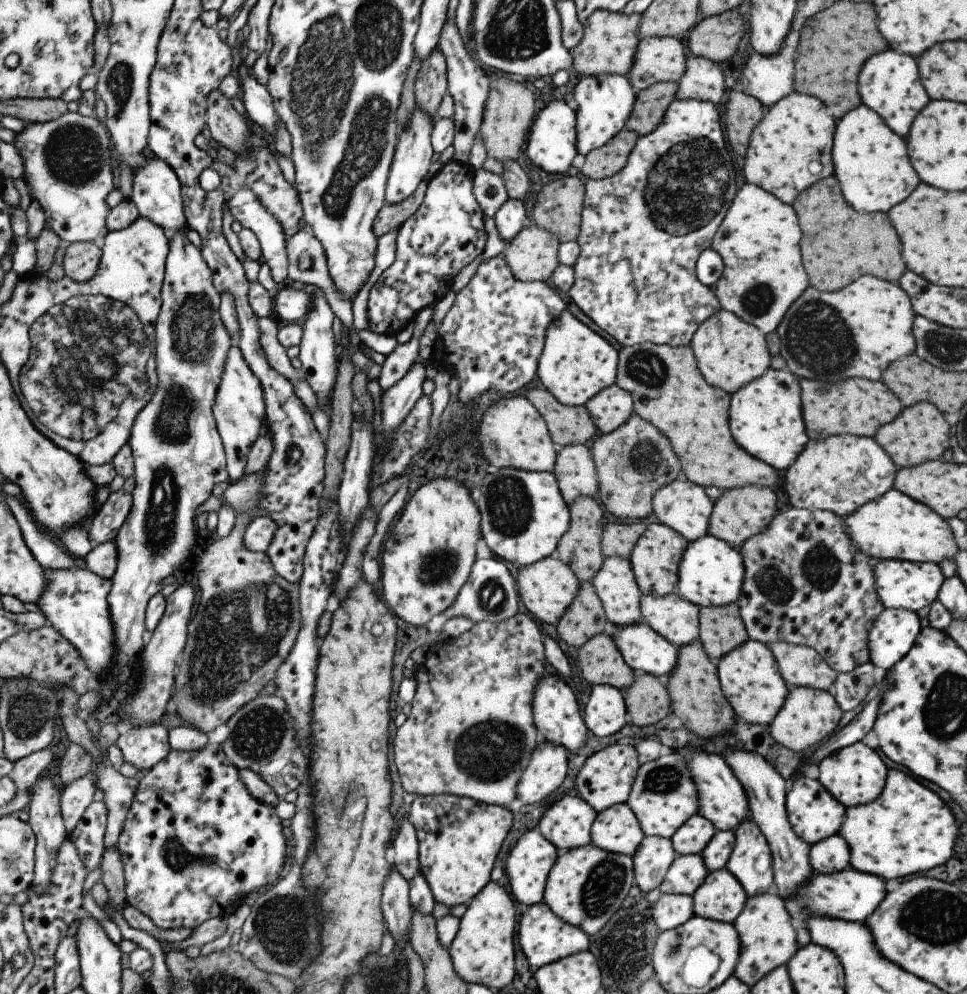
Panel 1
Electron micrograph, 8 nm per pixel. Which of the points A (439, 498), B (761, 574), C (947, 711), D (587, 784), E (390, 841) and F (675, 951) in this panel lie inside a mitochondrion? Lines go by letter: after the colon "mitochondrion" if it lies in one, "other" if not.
A: other
B: mitochondrion
C: mitochondrion
D: other
E: other
F: mitochondrion

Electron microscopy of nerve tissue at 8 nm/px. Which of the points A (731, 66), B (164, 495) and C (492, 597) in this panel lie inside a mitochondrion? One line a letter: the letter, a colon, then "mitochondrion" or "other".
A: other
B: mitochondrion
C: mitochondrion

